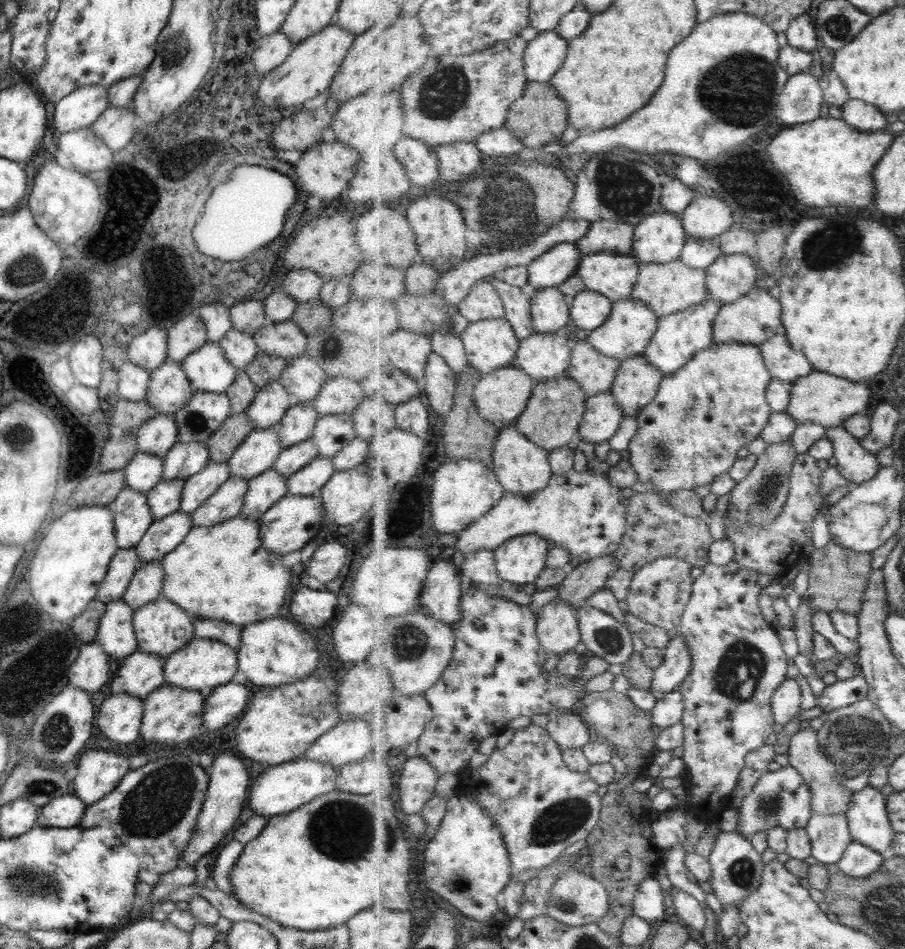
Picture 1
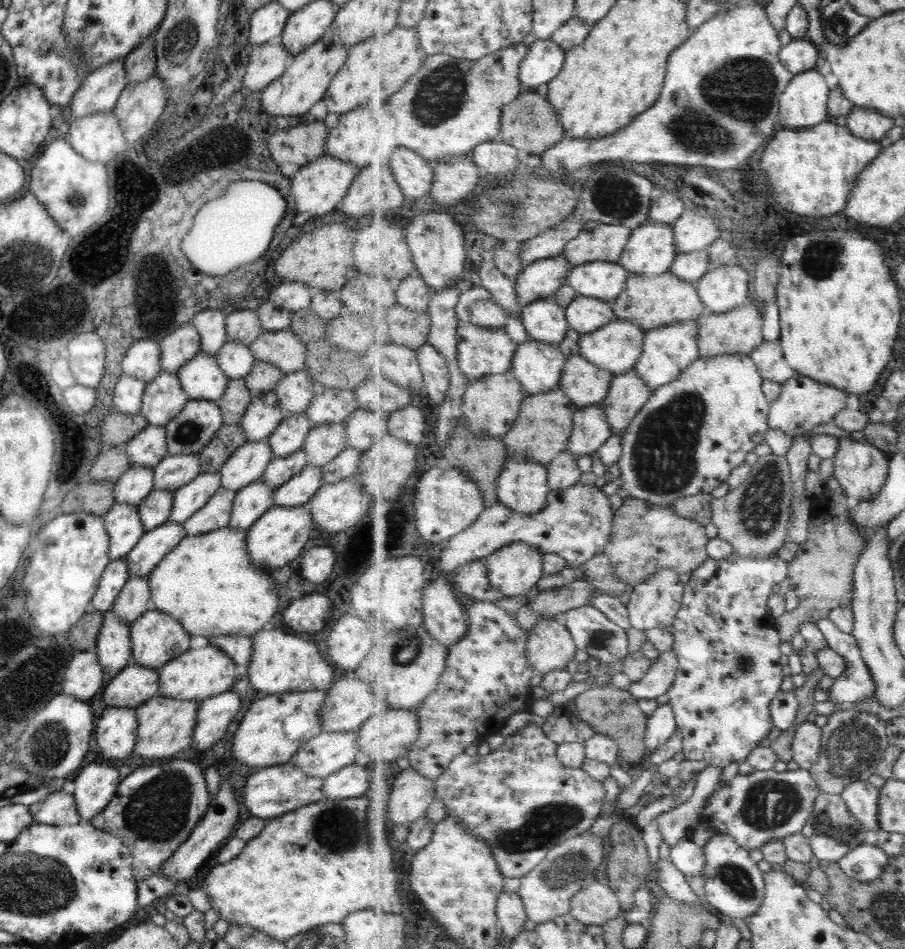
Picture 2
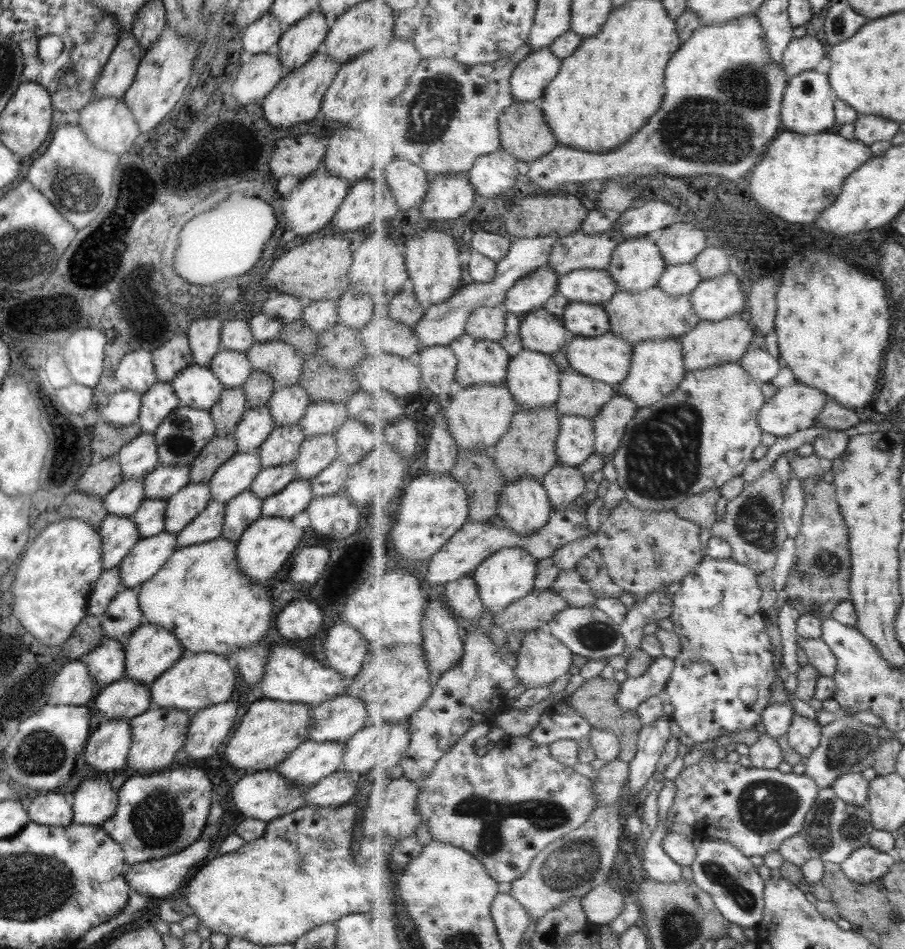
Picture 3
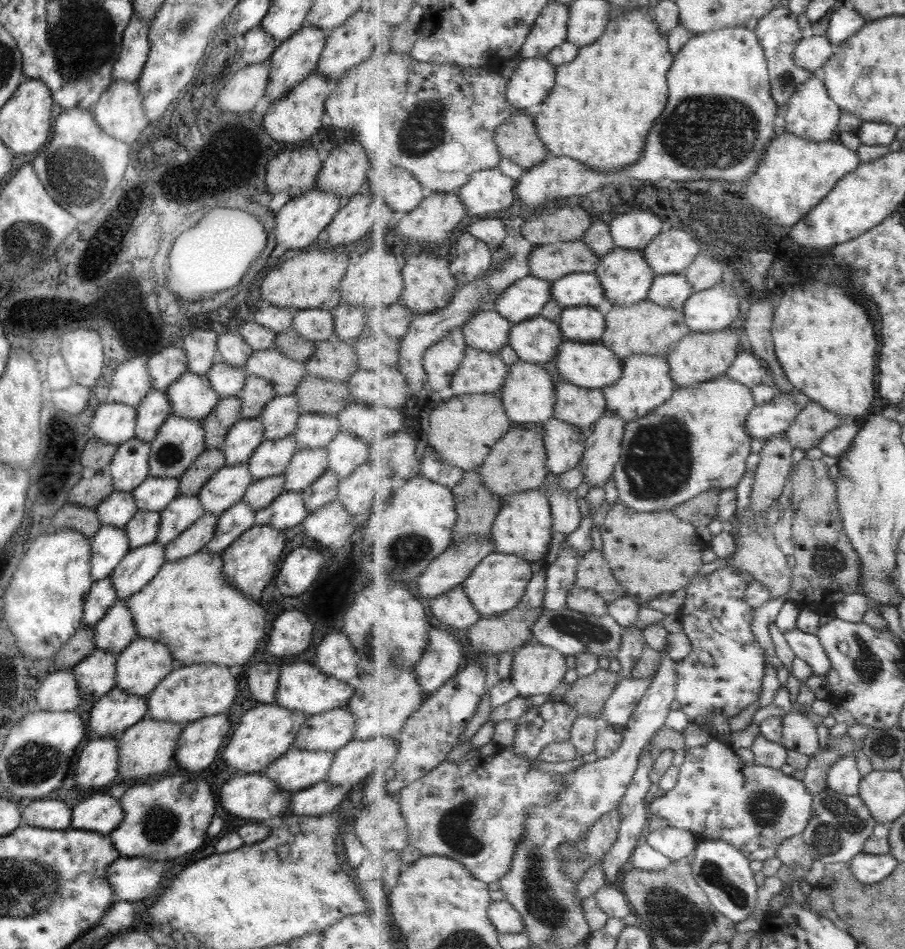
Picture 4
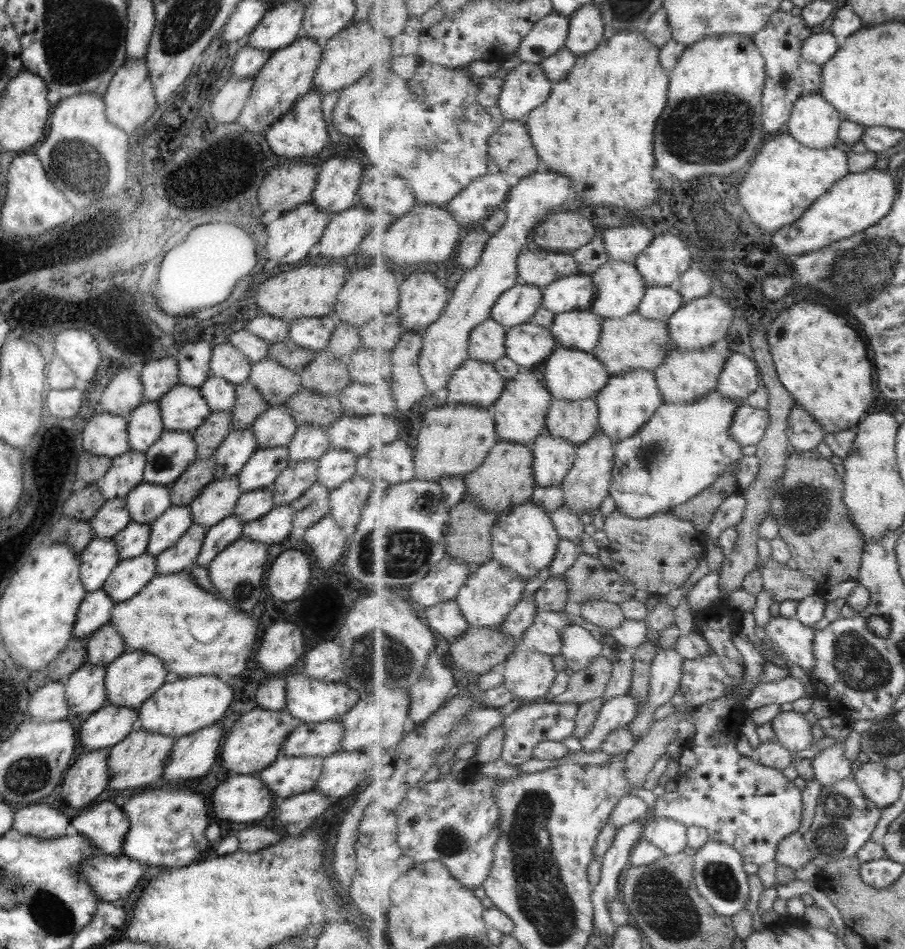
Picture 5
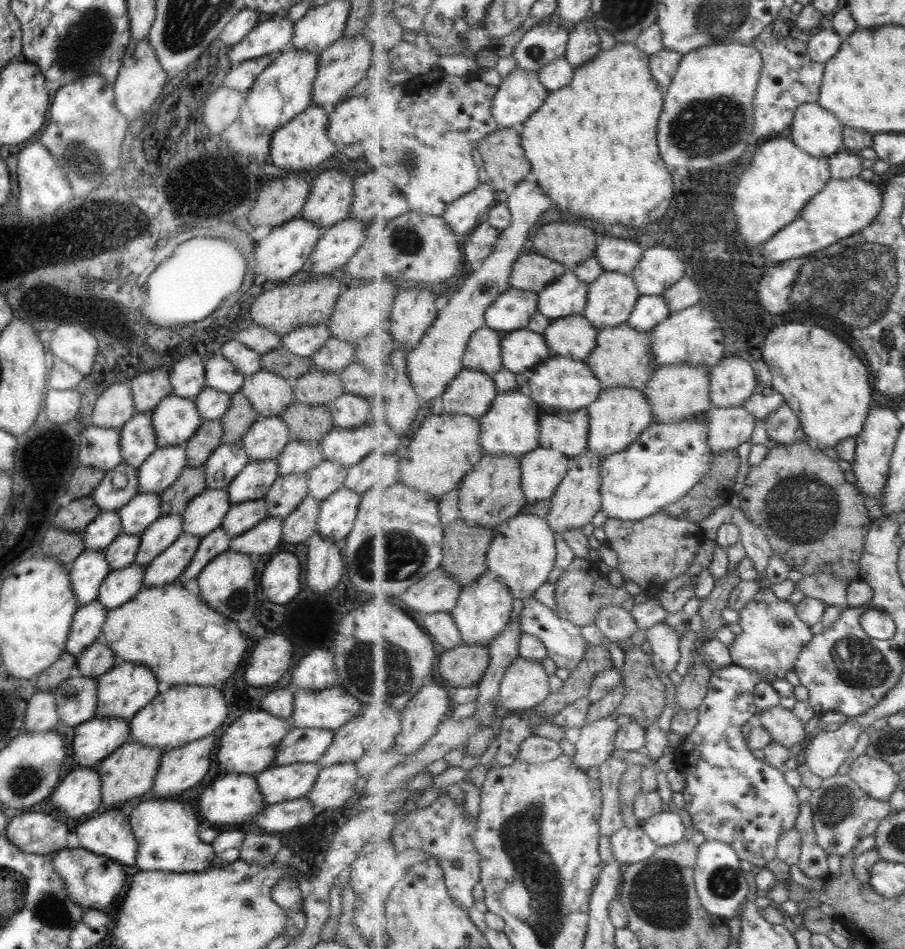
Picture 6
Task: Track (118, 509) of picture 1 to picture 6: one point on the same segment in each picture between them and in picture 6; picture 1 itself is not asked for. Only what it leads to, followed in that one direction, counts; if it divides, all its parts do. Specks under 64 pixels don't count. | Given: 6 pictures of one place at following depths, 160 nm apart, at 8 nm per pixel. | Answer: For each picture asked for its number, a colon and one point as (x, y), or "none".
2: (122, 524)
3: (118, 534)
4: (109, 545)
5: (97, 560)
6: (86, 573)

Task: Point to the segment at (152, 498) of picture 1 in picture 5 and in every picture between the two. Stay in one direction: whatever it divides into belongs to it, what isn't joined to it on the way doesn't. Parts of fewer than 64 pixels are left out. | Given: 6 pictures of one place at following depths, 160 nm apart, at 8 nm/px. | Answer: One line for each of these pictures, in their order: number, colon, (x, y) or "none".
2: (153, 510)
3: (149, 518)
4: (142, 528)
5: (131, 541)

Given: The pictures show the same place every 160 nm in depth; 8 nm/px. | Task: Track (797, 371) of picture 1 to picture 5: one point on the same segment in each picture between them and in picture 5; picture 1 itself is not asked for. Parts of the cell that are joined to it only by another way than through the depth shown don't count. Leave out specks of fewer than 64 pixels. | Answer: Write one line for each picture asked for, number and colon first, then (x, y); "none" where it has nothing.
2: (770, 358)
3: (765, 367)
4: (747, 369)
5: (741, 377)

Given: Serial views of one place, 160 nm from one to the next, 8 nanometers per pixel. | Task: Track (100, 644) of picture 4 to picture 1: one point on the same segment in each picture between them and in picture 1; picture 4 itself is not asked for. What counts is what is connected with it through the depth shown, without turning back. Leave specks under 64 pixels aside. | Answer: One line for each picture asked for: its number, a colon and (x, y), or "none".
1: (145, 585)
2: (133, 599)
3: (122, 615)

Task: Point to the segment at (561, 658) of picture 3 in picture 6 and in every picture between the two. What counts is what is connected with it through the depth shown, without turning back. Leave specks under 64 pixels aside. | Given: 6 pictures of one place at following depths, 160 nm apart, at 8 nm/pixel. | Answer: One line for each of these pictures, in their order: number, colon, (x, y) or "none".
4: (536, 669)
5: (529, 674)
6: (525, 685)

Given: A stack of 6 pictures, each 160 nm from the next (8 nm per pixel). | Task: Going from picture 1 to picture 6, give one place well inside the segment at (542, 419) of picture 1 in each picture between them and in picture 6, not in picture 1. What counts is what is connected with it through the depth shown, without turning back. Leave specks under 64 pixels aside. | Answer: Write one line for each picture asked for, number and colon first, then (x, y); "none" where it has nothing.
2: (542, 431)
3: (530, 448)
4: (519, 462)
5: (506, 480)
6: (491, 494)

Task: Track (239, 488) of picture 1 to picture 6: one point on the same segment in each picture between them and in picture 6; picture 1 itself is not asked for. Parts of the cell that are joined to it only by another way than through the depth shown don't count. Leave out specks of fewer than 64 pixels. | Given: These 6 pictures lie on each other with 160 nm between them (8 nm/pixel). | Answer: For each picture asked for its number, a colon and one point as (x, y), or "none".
2: (215, 514)
3: (207, 525)
4: (194, 538)
5: (177, 558)
6: (171, 563)

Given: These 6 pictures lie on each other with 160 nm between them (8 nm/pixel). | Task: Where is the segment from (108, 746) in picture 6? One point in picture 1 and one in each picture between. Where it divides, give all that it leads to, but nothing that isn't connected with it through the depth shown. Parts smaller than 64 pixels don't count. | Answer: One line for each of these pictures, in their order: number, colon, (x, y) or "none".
1: (139, 673)
2: (132, 685)
3: (123, 699)
4: (110, 715)
5: (103, 728)

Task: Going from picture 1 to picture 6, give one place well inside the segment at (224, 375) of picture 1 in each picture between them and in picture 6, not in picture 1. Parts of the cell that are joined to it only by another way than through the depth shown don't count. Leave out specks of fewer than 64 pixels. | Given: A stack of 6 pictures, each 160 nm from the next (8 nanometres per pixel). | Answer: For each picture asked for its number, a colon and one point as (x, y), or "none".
2: (200, 377)
3: (195, 386)
4: (190, 396)
5: (182, 408)
6: (174, 420)

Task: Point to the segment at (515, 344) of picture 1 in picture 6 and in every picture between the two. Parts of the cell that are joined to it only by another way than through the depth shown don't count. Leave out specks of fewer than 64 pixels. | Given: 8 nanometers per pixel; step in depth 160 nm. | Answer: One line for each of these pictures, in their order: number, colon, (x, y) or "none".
2: (482, 351)
3: (480, 361)
4: (481, 372)
5: (478, 383)
6: (472, 392)

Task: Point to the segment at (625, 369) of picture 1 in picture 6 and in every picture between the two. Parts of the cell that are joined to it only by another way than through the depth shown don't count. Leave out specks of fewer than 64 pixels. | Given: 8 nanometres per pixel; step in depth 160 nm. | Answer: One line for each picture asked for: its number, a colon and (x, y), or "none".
2: (629, 393)
3: (611, 424)
4: (603, 452)
5: (587, 486)
6: (577, 500)

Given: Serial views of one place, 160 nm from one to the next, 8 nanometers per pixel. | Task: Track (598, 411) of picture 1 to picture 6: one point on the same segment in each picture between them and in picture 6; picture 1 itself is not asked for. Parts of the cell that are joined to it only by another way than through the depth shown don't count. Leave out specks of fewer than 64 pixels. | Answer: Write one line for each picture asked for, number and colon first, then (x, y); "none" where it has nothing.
2: (591, 430)
3: (577, 441)
4: (565, 444)
5: (554, 457)
6: (542, 471)

